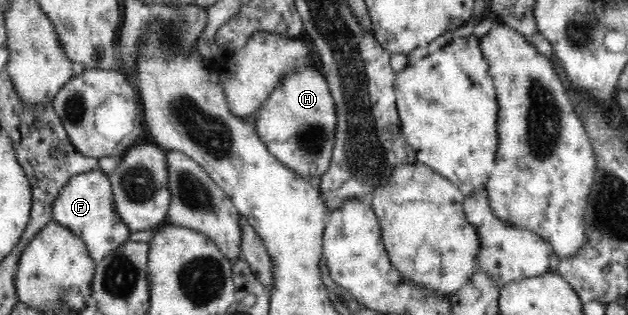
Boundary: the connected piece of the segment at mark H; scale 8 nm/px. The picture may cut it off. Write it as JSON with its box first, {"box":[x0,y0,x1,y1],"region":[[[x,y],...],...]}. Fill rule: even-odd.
{"box":[254,64,337,182],"region":[[[318,64],[299,67],[287,73],[257,111],[254,125],[267,150],[283,166],[307,181],[319,182],[332,161],[337,113],[327,78],[320,72]]]}

